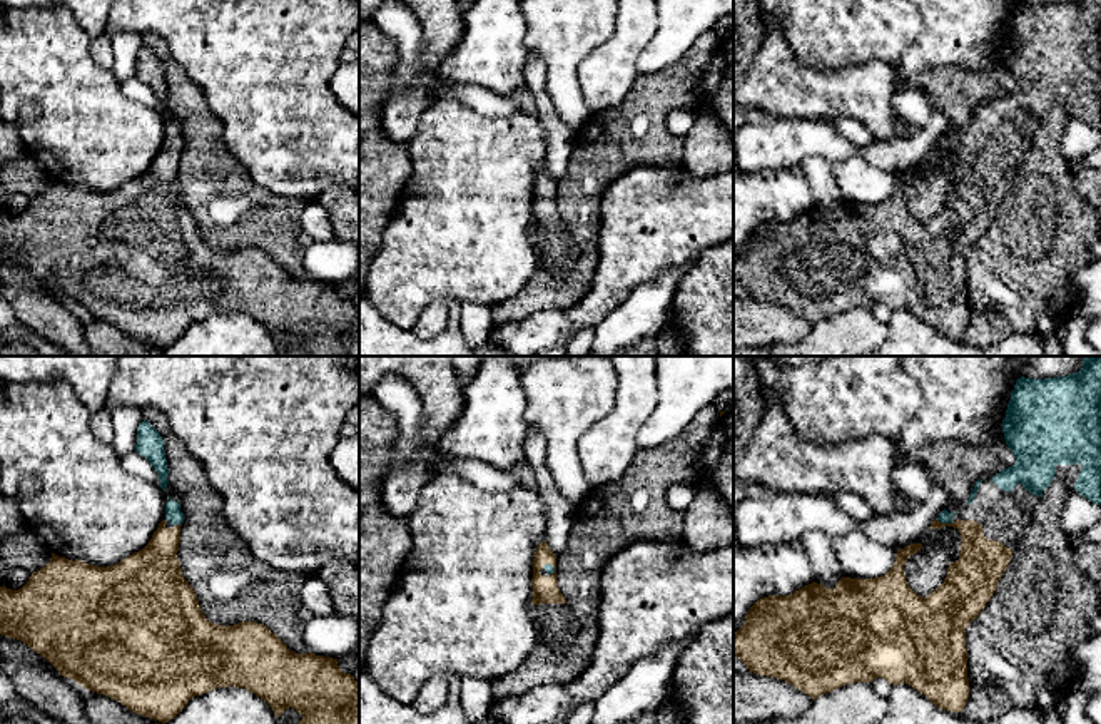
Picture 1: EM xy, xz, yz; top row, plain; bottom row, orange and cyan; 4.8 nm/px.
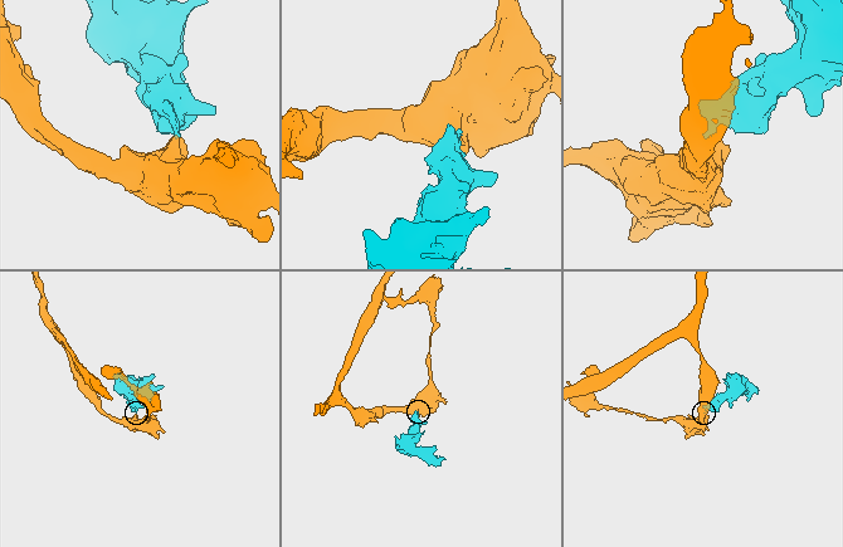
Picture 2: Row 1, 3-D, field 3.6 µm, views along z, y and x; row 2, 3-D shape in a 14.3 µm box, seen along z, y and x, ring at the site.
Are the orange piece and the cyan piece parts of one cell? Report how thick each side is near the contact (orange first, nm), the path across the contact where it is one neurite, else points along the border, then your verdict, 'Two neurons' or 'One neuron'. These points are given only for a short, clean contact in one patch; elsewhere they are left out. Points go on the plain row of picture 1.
Thickness 220 nm (orange) against 60 nm. Path across: yz (981, 188), (973, 164), (946, 149), (944, 142). One neuron

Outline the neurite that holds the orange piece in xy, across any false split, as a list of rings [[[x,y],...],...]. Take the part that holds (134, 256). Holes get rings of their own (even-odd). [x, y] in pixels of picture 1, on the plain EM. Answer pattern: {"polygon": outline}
{"polygon": [[[170,124],[165,144],[149,169],[115,191],[97,192],[52,179],[50,187],[33,197],[22,214],[0,212],[0,259],[27,269],[60,301],[162,349],[174,344],[192,323],[234,311],[266,326],[277,343],[289,333],[296,334],[302,344],[292,356],[359,356],[359,309],[339,294],[337,284],[296,279],[266,251],[252,246],[219,251],[205,244],[177,184],[182,149],[180,130]]]}

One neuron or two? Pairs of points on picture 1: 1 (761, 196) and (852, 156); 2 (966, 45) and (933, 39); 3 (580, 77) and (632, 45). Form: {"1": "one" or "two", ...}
{"1": "one", "2": "one", "3": "one"}

